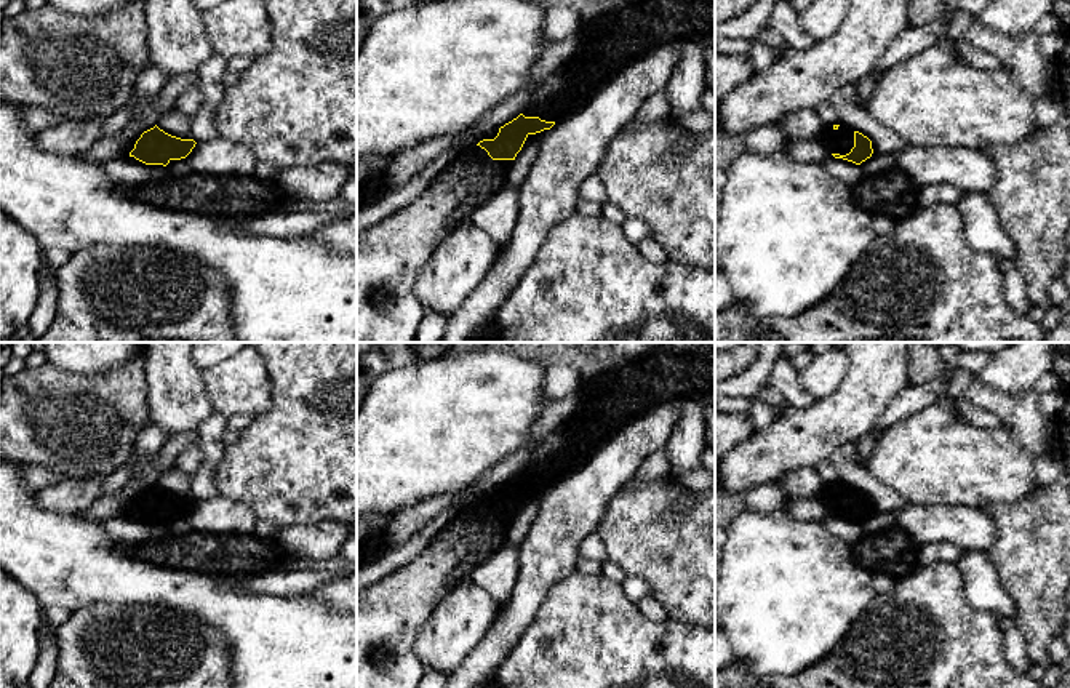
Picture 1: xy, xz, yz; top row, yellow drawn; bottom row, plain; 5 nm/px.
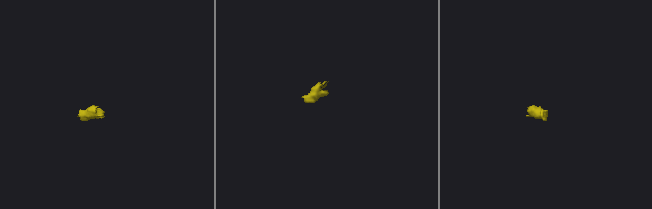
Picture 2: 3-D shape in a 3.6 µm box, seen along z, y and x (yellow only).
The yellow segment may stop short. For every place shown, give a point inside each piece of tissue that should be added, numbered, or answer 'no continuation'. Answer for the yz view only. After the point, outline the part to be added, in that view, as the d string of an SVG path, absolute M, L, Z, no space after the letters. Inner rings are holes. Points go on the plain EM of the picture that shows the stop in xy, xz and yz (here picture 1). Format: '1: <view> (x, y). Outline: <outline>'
1: yz (840, 500). Outline: M840 483L836 488L827 485L819 498L827 504L832 512L846 514L854 506L854 490Z

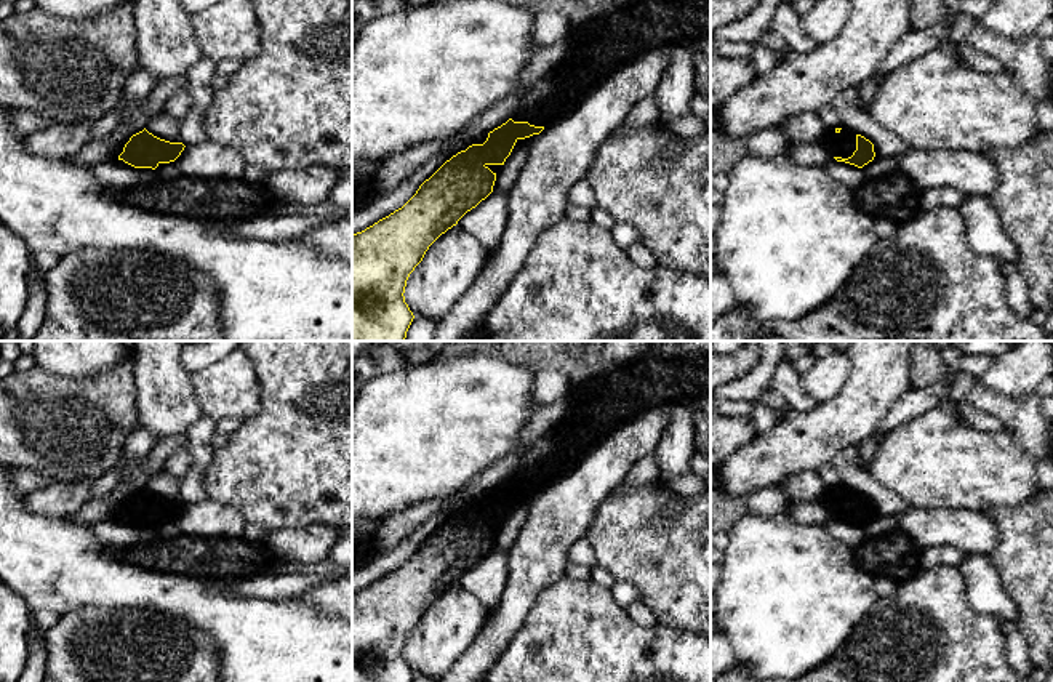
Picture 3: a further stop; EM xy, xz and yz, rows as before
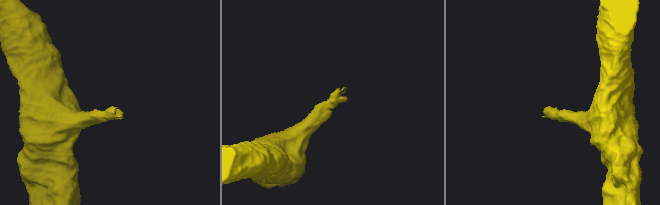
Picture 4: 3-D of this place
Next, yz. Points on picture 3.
1: yz (842, 503). Outline: M842 487L839 491L829 488L821 501L829 507L834 516L848 517L856 509L856 493Z

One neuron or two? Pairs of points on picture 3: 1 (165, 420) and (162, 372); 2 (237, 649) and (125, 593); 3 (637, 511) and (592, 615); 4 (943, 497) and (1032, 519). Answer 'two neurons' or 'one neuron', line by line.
1: one neuron
2: one neuron
3: two neurons
4: two neurons

